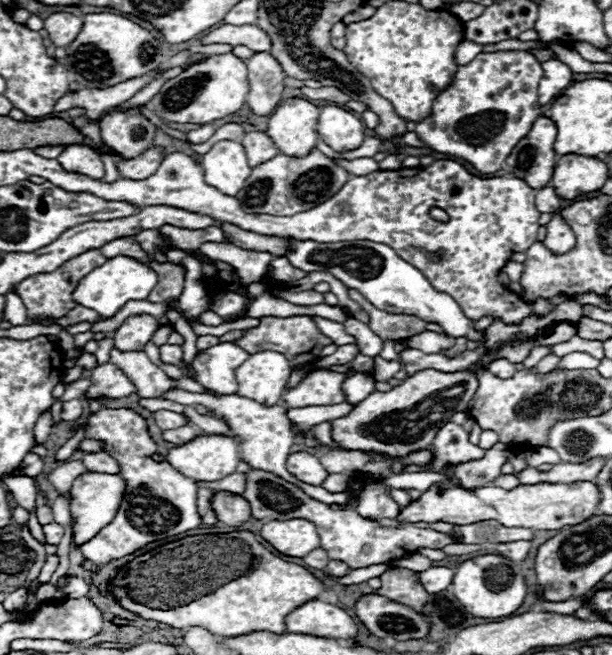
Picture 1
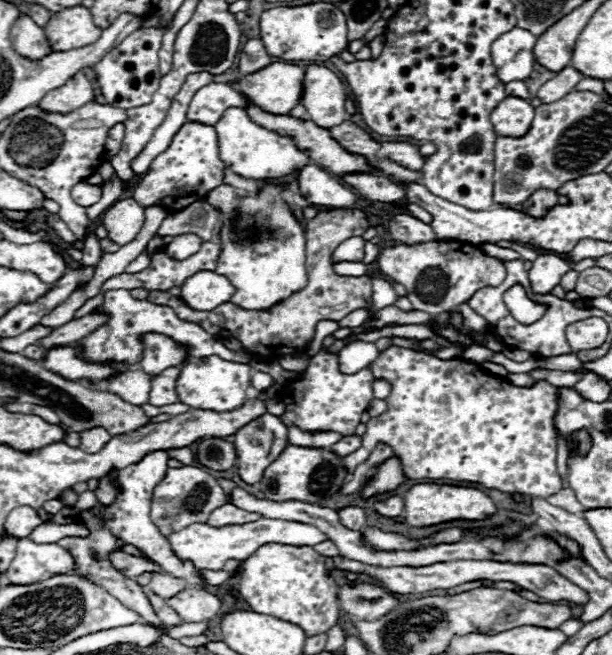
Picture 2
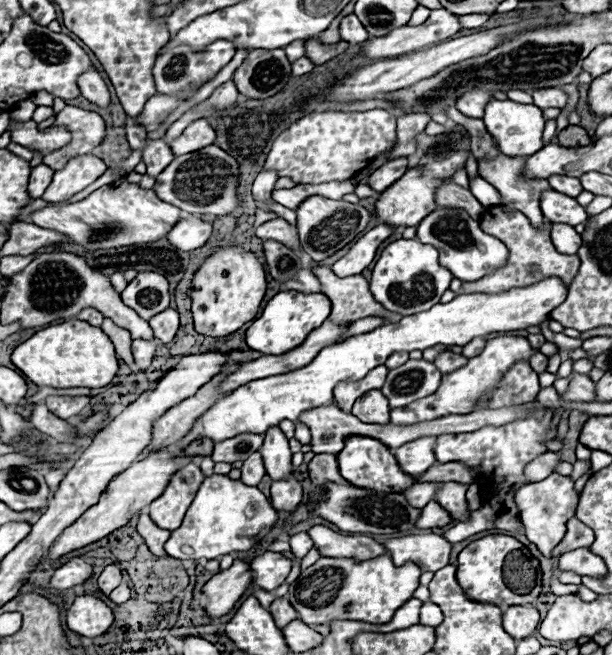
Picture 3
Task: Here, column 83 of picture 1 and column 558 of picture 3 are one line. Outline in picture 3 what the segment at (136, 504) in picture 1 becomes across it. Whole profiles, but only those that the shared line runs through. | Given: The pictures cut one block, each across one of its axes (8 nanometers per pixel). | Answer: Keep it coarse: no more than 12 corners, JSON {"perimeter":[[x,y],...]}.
{"perimeter":[[576,516],[568,520],[564,540],[554,556],[578,546],[592,546],[594,532]]}

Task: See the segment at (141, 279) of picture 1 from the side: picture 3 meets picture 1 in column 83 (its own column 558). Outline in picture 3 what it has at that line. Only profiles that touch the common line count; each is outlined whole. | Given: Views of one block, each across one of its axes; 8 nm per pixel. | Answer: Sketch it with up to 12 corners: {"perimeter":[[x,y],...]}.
{"perimeter":[[560,278],[458,294],[220,398],[180,440],[264,434],[332,402],[394,352],[526,330]]}

